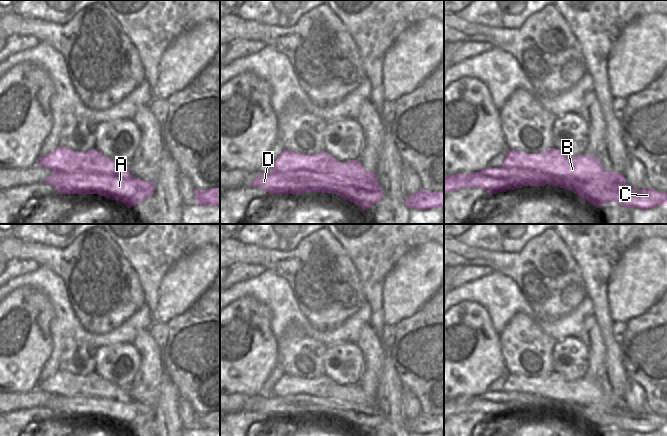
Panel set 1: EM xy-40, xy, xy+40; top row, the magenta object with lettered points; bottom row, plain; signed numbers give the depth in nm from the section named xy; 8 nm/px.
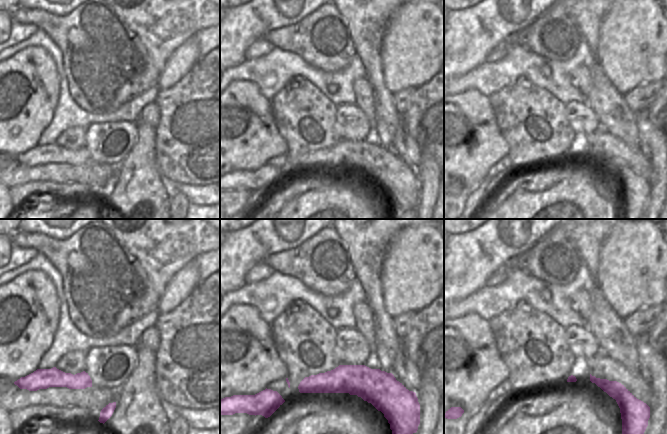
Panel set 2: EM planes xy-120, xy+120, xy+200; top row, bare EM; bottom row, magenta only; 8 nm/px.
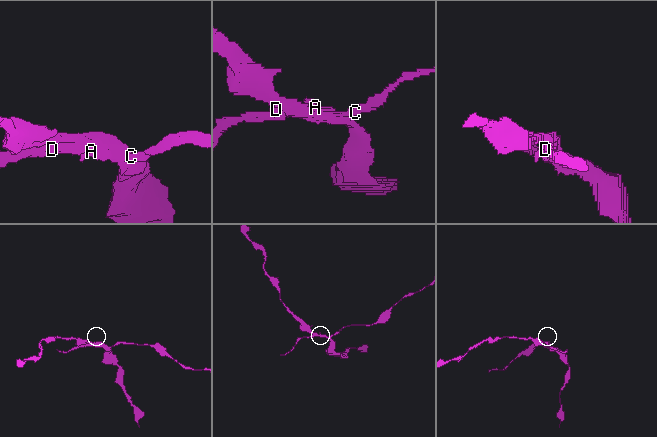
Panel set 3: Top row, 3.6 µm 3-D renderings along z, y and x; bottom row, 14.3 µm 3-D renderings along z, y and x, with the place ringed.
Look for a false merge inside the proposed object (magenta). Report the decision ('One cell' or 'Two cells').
Two cells

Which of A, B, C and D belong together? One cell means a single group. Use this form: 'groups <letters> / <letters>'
groups A C D / B

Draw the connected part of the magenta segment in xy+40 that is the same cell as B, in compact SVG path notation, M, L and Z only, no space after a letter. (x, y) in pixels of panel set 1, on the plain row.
M555 372L539 378L508 374L502 392L537 394L569 404L603 410L607 414L619 414L626 409L624 398L605 396L599 383L585 378L567 380Z

